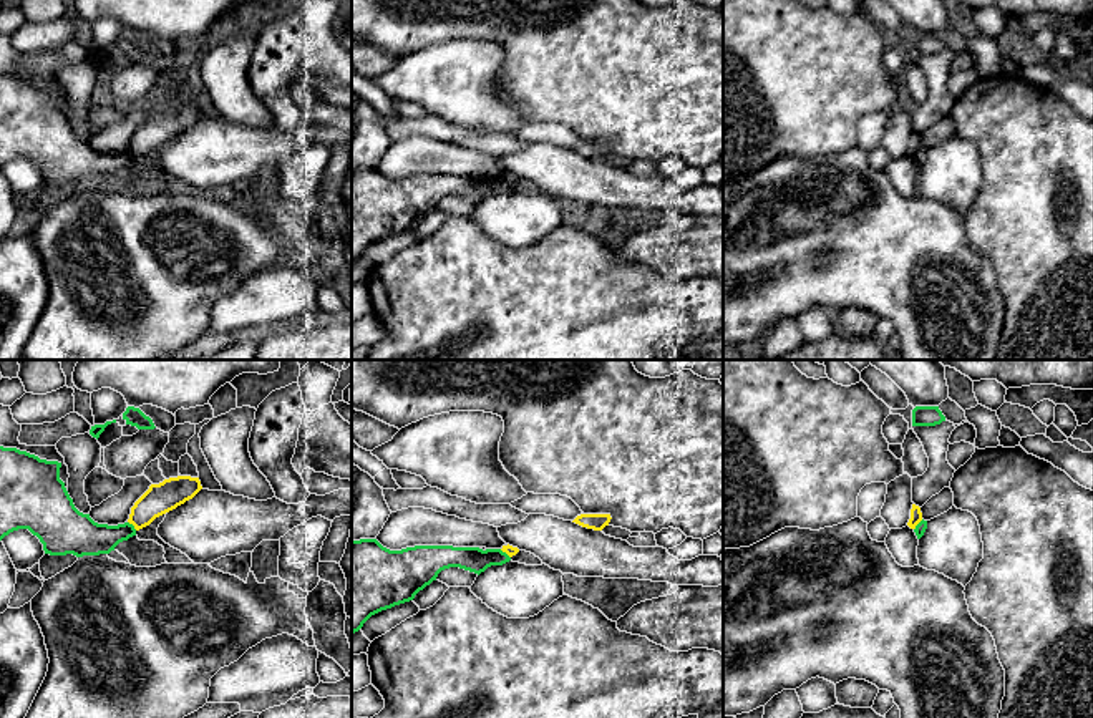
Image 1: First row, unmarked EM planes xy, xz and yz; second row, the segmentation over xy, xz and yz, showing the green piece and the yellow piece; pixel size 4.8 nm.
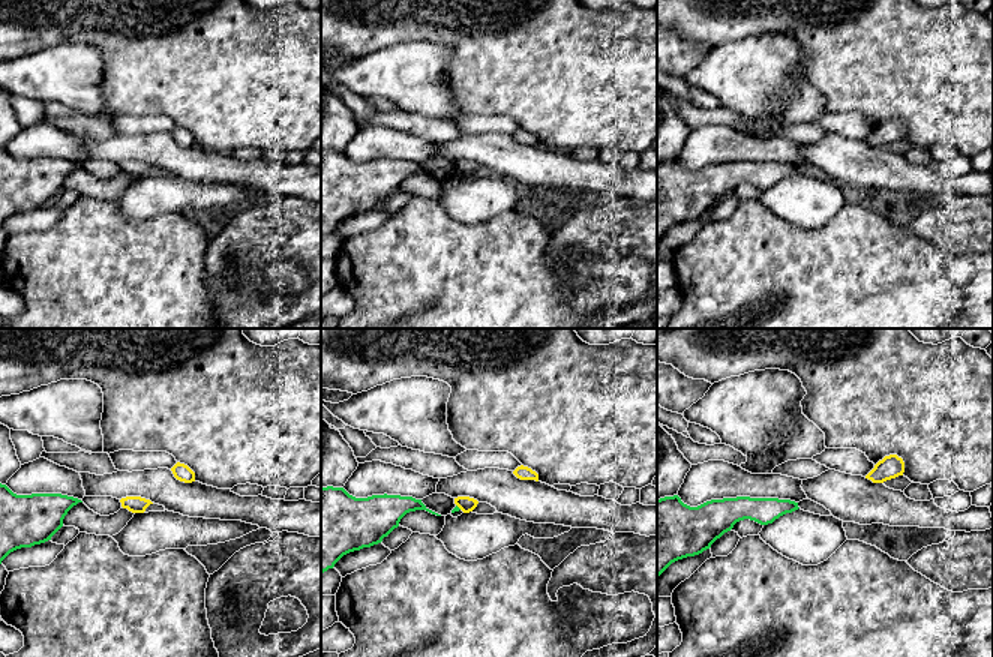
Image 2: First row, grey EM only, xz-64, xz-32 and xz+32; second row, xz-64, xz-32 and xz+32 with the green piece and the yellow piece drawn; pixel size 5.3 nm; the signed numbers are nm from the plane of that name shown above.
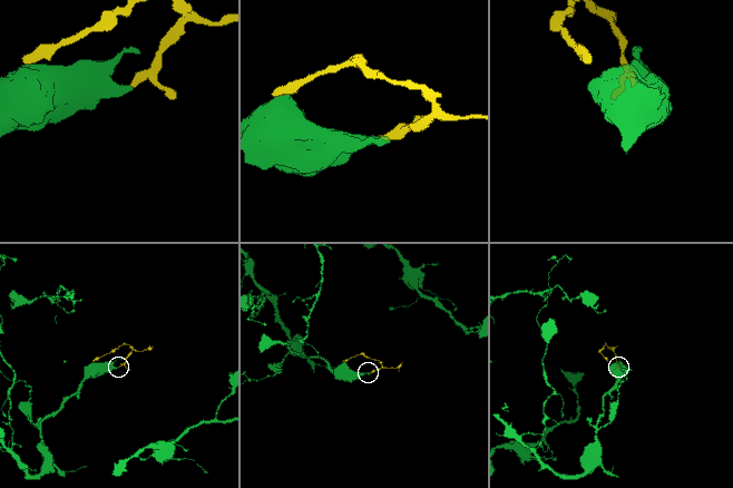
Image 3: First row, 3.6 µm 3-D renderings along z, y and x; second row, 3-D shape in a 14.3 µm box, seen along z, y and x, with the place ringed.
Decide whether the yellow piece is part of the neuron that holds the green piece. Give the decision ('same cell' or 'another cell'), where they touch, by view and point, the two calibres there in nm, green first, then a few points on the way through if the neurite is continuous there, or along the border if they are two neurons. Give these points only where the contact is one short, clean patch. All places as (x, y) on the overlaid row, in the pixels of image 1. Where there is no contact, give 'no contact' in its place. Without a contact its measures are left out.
another cell; contact xy (133, 526); calibres 180 and 150 nm; border xy (128, 521), (136, 529)

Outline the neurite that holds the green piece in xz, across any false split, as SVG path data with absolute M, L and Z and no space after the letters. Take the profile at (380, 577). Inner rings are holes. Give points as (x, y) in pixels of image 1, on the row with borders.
M376 539L352 541L352 633L358 632L372 615L413 600L444 569L459 567L479 575L488 567L509 560L511 557L501 549L415 546L390 551Z

